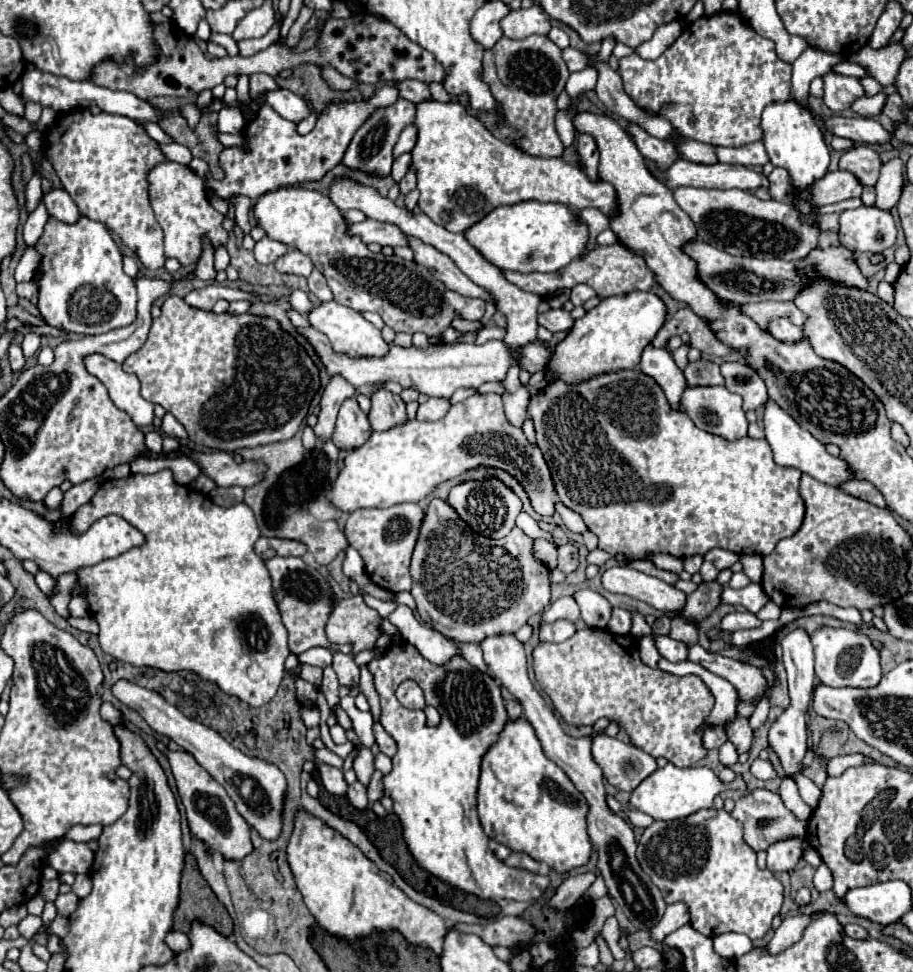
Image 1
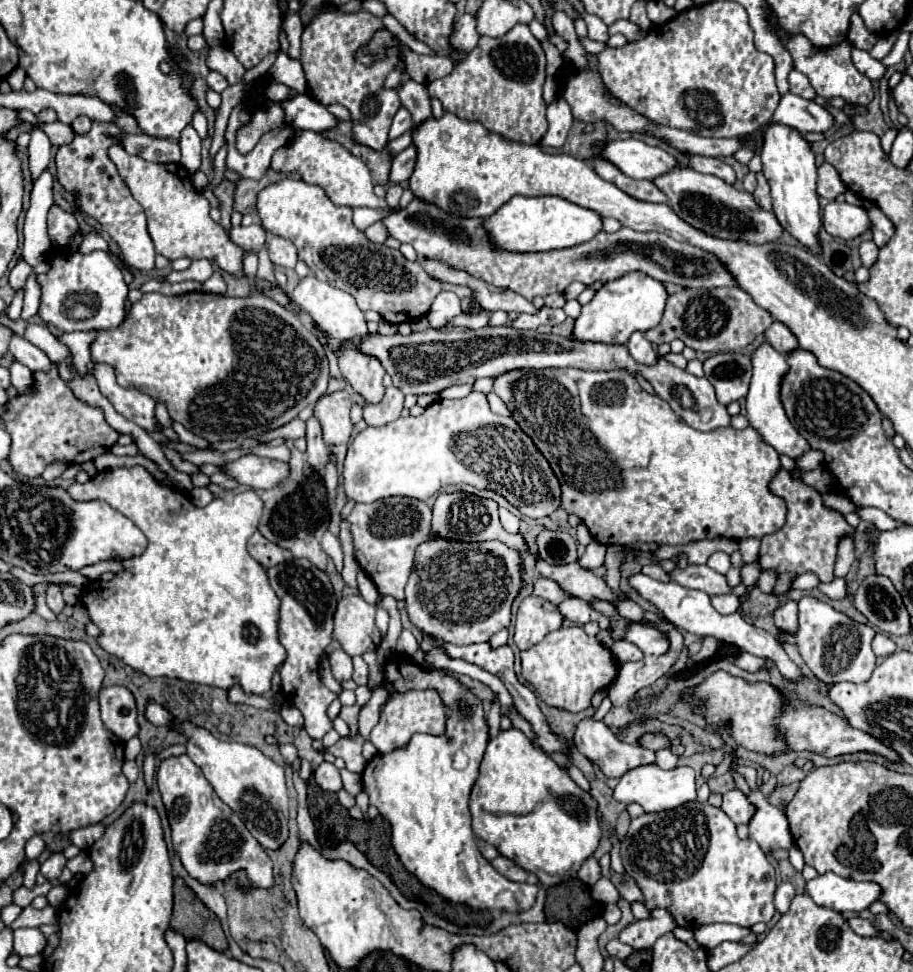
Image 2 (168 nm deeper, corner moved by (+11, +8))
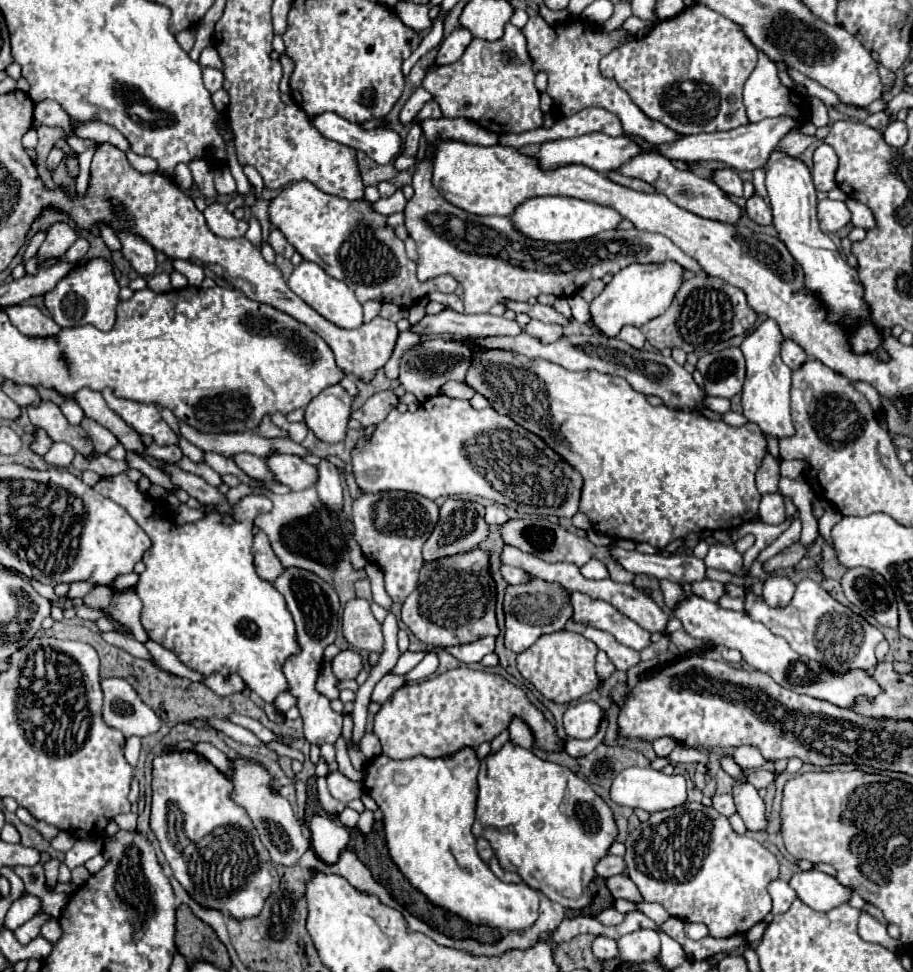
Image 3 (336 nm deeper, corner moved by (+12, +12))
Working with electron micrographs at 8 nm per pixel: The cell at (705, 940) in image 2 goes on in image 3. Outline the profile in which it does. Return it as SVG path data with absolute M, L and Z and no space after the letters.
M686 922L684 924L684 932L692 940L700 940L700 938L706 938L708 936L708 928L704 924L690 924L690 922Z

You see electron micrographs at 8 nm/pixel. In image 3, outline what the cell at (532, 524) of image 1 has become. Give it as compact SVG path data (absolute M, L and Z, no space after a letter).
M490 504L490 506L486 506L486 522L488 524L504 524L508 520L508 516L506 516L506 512L500 508L500 506L496 506L496 504Z

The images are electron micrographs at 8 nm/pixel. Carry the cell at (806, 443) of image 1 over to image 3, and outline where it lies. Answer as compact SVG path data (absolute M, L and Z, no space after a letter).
M772 318L764 320L740 344L740 350L746 358L746 380L744 380L744 390L742 390L744 416L750 422L758 424L762 432L772 434L774 438L784 438L784 436L794 434L794 426L790 420L790 374L792 370L780 358L782 344L784 344L784 336Z

